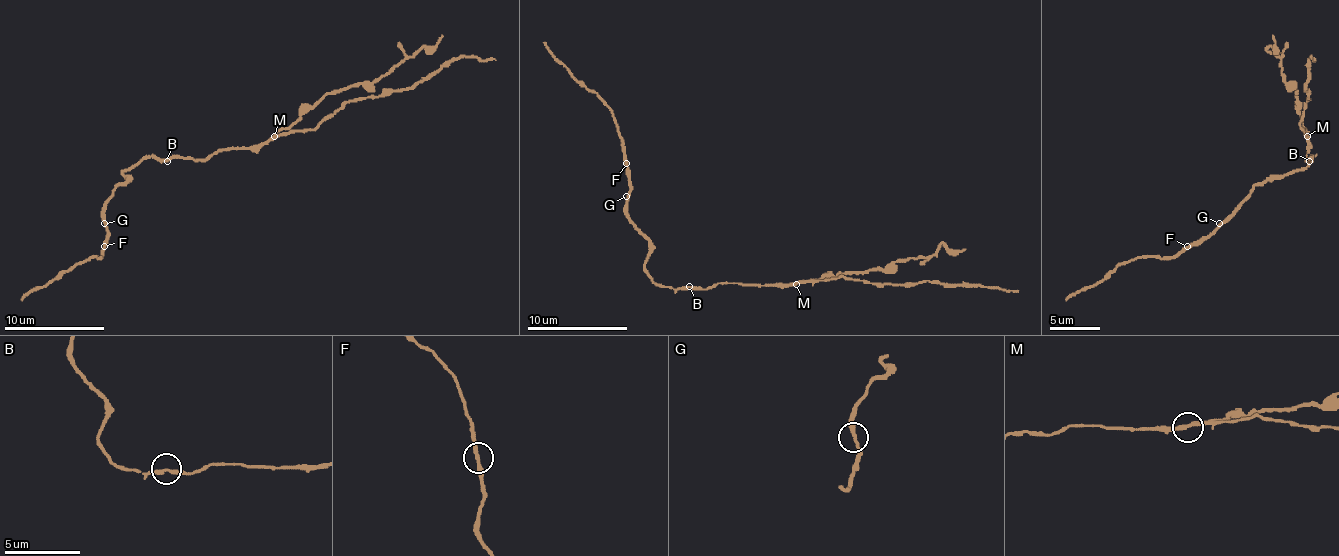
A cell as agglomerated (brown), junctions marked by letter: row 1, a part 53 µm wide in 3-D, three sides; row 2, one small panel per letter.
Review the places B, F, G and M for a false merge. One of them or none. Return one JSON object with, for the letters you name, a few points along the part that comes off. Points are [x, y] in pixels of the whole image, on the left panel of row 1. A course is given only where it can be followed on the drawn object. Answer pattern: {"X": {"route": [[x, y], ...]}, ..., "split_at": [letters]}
{"M": {"route": [[274, 136], [329, 93], [380, 80], [420, 48], [435, 45], [442, 35]]}, "split_at": ["M"]}

